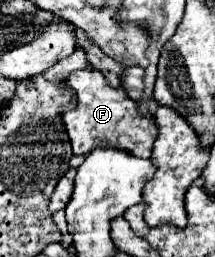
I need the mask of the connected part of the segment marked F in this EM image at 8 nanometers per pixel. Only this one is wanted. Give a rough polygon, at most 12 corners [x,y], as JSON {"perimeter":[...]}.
{"perimeter":[[98,70],[68,78],[64,114],[76,156],[118,148],[150,158],[158,134]]}

